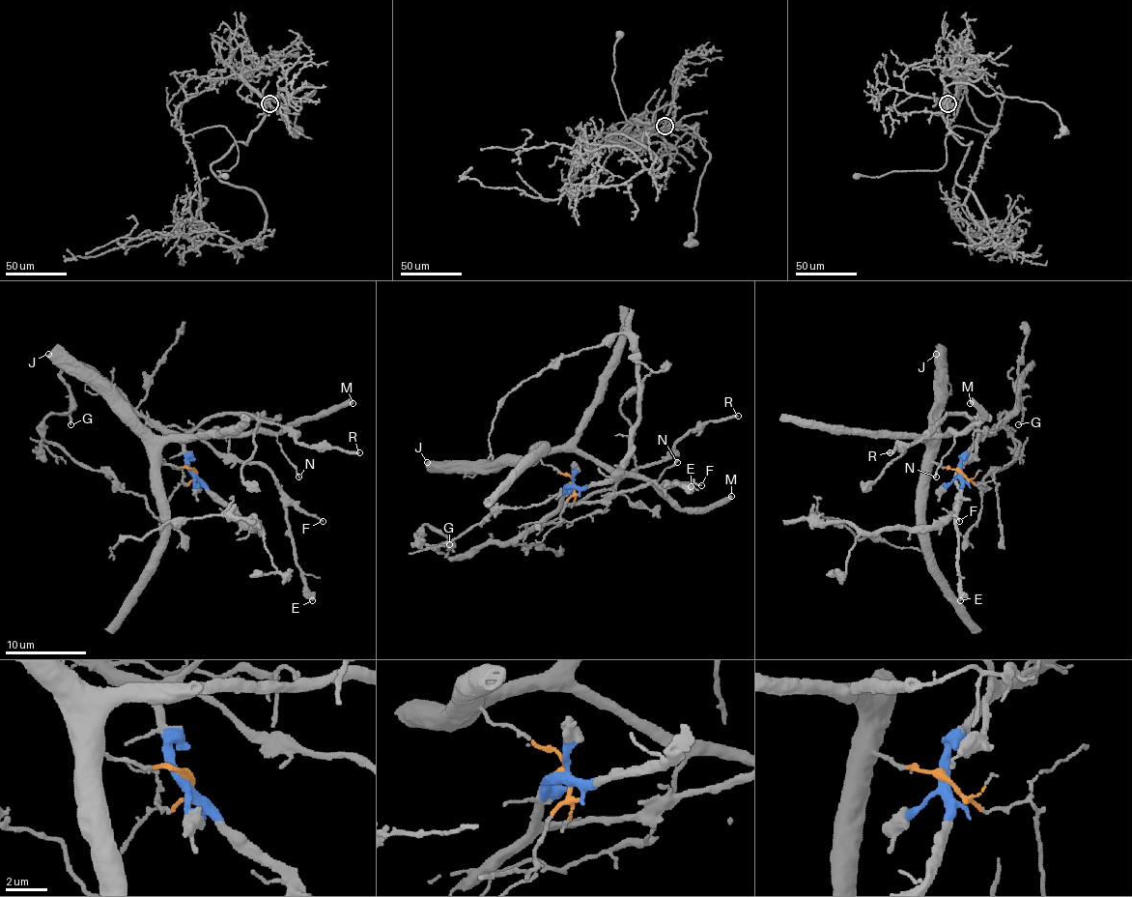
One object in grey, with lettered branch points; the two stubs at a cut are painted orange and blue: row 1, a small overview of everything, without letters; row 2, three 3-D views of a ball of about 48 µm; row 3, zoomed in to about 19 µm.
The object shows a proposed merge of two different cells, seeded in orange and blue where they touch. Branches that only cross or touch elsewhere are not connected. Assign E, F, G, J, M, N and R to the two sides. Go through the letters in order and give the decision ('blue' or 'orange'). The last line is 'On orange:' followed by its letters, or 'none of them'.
E: blue
F: blue
G: blue
J: orange
M: orange
N: orange
R: blue
On orange: J, M, N

